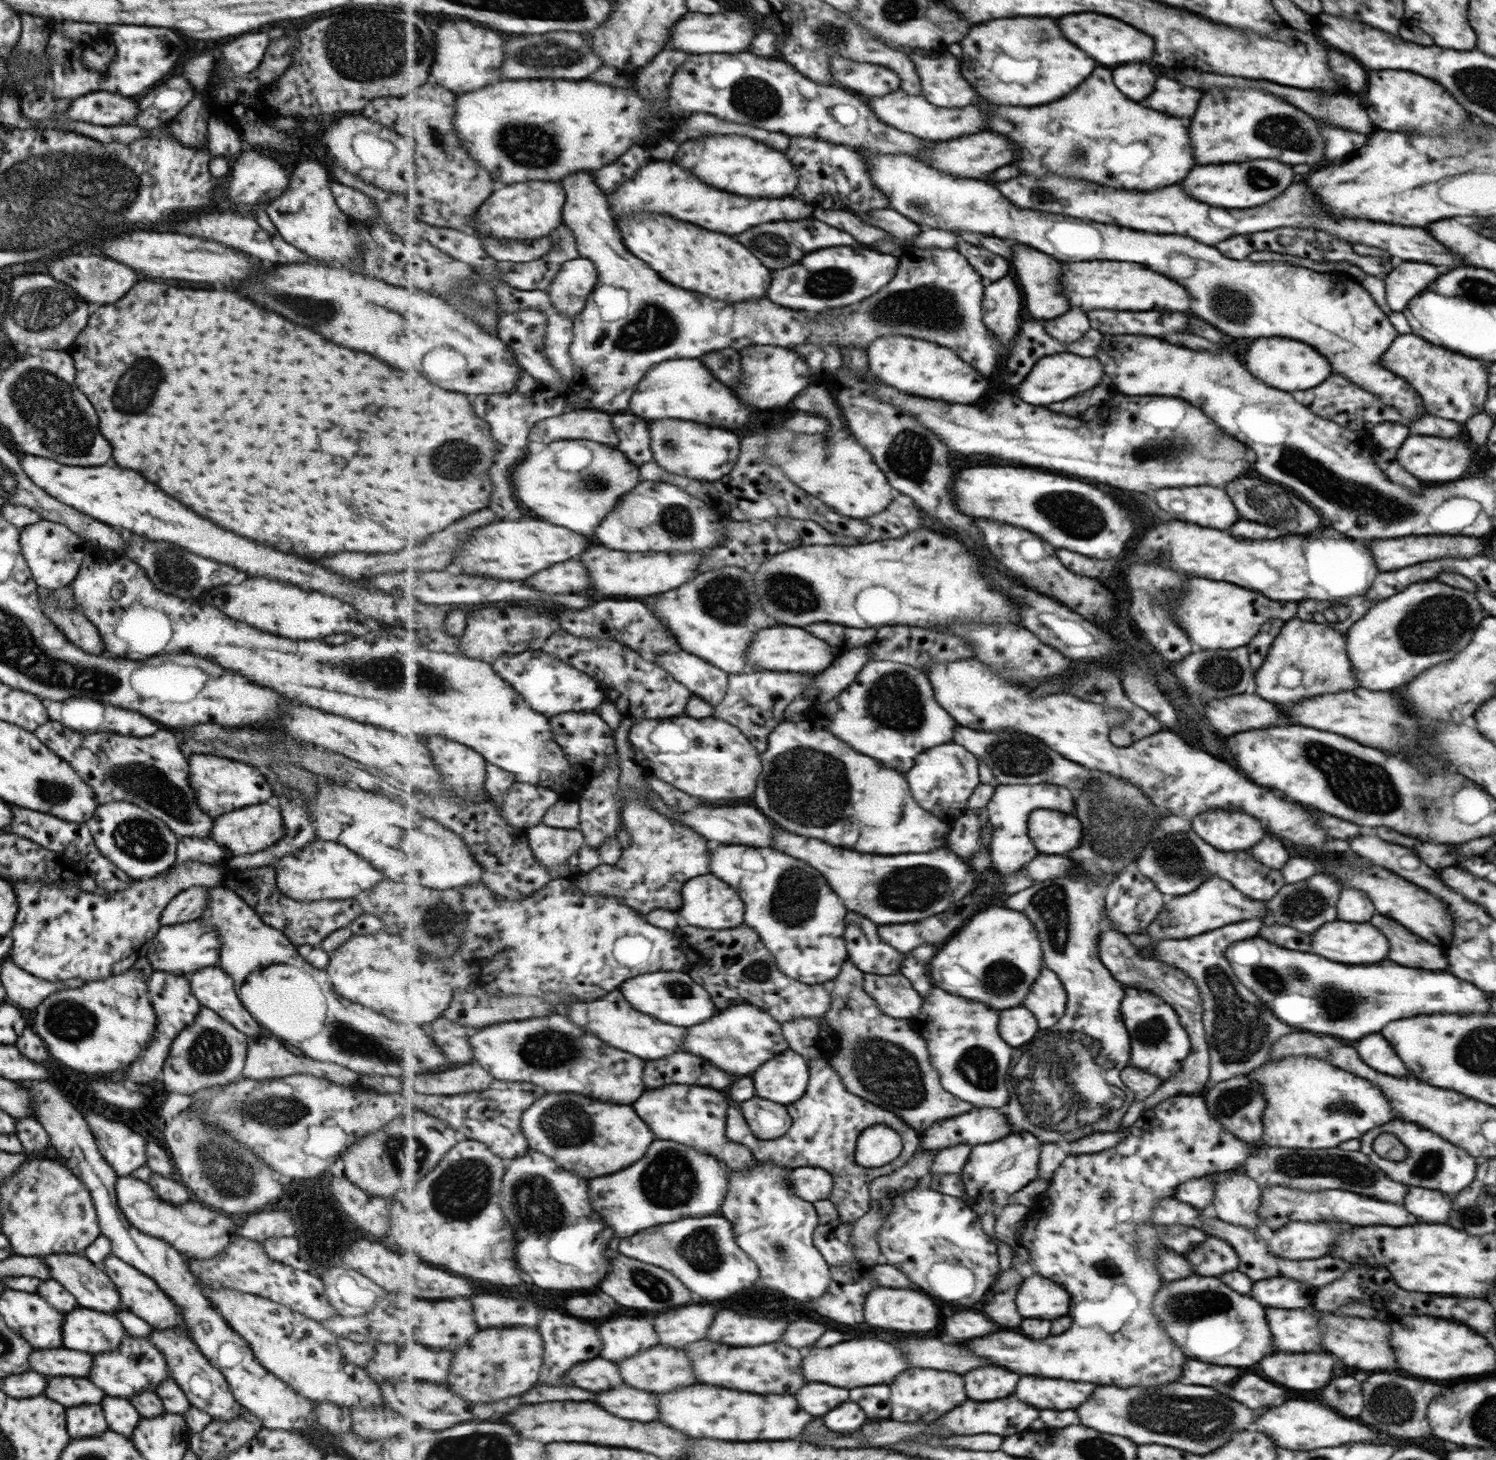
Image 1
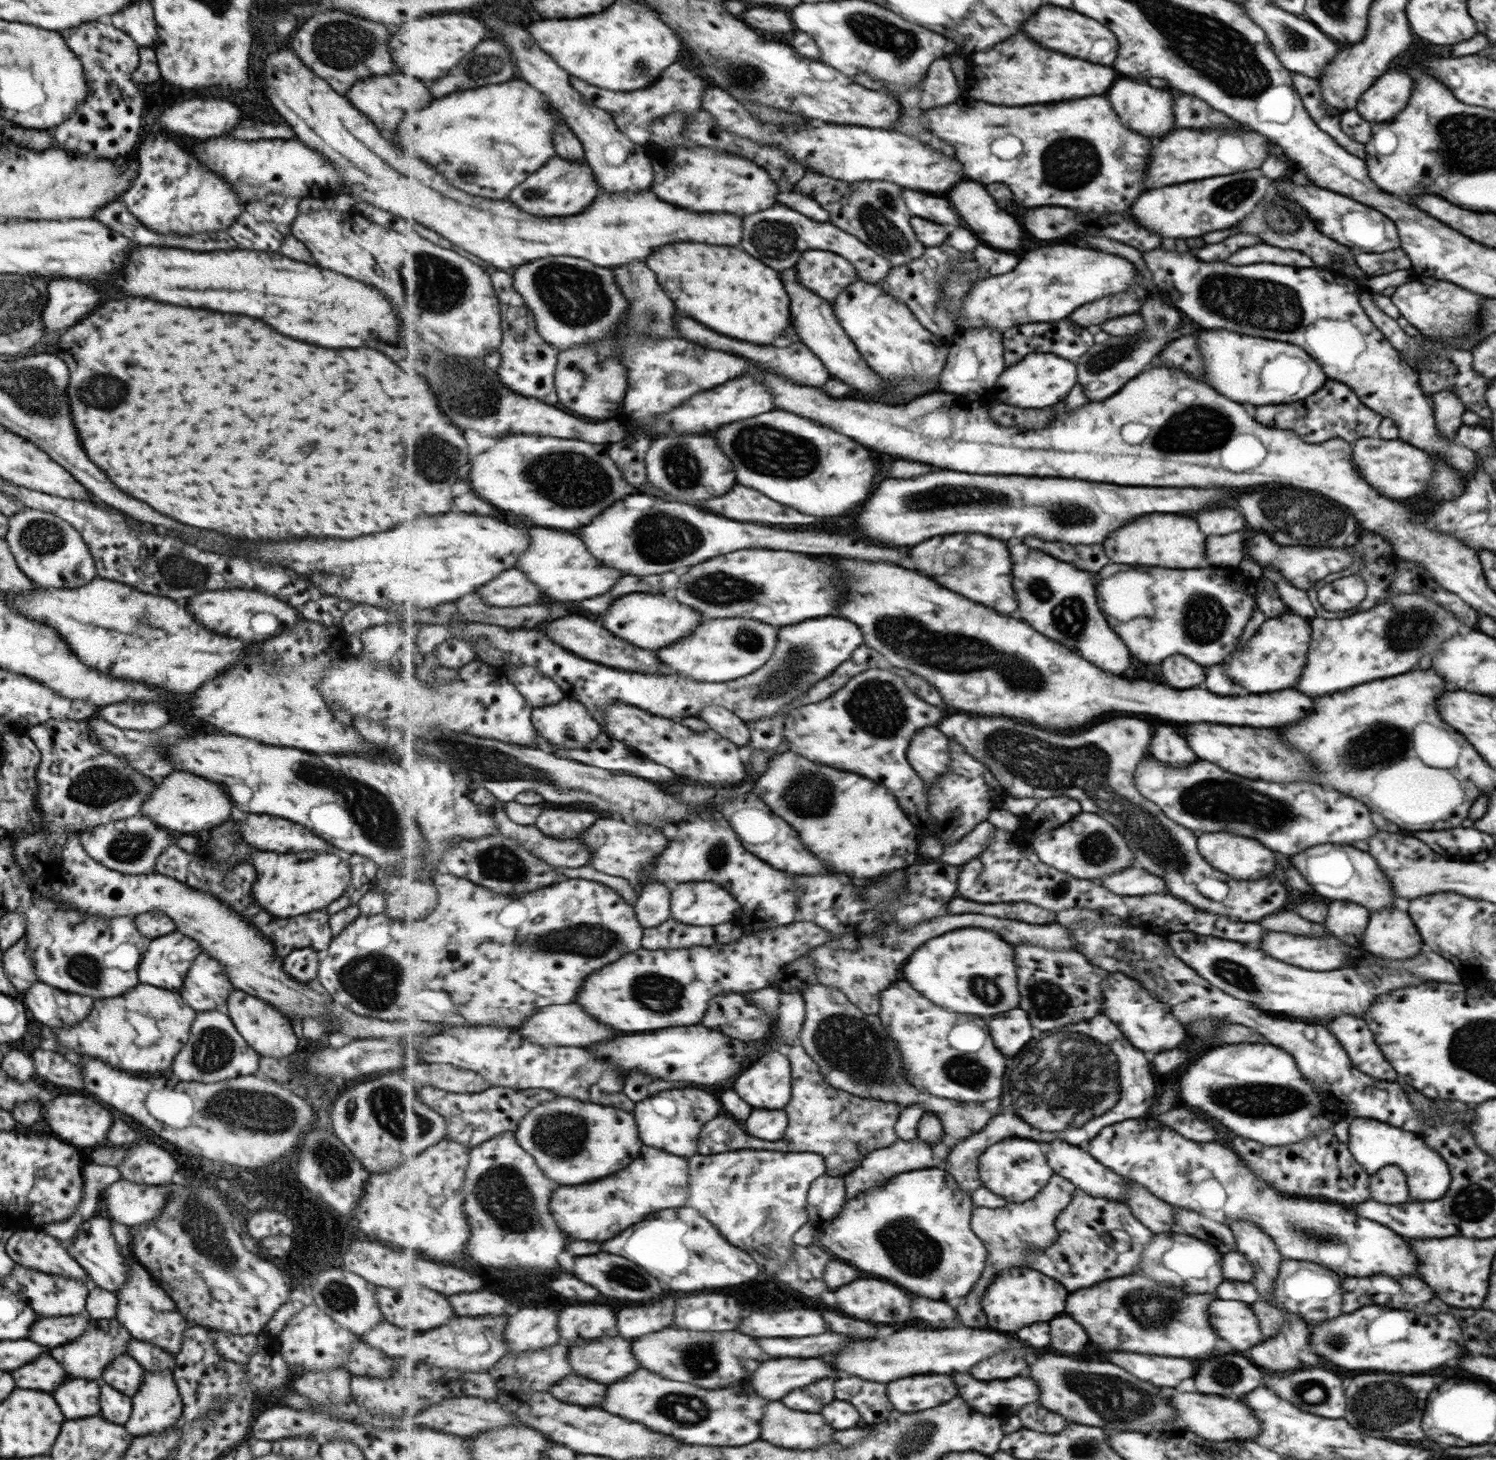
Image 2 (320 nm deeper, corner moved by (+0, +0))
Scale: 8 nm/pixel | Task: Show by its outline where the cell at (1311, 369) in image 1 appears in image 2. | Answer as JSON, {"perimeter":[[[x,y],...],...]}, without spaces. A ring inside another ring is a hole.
{"perimeter":[[[1201,330],[1194,334],[1201,340],[1205,352],[1203,382],[1237,404],[1287,404],[1315,394],[1326,381],[1321,367],[1304,349],[1288,342],[1265,340],[1256,336],[1241,336],[1227,330]]]}

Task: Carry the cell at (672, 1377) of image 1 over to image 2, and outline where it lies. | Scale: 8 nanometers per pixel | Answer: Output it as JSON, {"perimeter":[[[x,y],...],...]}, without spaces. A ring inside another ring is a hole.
{"perimeter":[[[625,1337],[583,1340],[569,1347],[573,1370],[601,1384],[613,1384],[642,1368],[633,1354],[632,1342]]]}

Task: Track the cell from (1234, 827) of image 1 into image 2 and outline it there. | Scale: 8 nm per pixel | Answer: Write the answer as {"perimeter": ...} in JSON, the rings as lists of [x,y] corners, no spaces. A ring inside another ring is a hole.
{"perimeter":[[[1205,832],[1196,837],[1196,849],[1201,852],[1209,866],[1213,866],[1219,872],[1225,872],[1235,880],[1257,880],[1259,876],[1269,874],[1275,862],[1273,852],[1265,848],[1260,841],[1229,832]]]}

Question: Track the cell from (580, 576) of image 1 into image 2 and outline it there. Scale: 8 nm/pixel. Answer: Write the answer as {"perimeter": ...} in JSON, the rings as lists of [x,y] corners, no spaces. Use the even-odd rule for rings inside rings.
{"perimeter":[[[509,570],[497,576],[493,584],[485,584],[485,588],[477,590],[485,604],[489,606],[527,606],[537,604],[541,600],[539,588],[527,580],[527,576],[521,570]]]}

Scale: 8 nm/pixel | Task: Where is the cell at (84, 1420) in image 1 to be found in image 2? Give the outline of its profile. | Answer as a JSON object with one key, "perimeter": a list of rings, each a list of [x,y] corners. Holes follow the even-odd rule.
{"perimeter":[[[67,1378],[55,1392],[51,1394],[65,1418],[85,1418],[100,1414],[97,1404],[99,1386],[93,1380],[81,1380],[81,1378]]]}

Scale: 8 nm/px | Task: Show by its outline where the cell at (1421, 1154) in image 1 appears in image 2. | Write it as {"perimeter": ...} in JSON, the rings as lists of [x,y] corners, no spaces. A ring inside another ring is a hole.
{"perimeter":[[[1351,1117],[1348,1122],[1347,1146],[1369,1177],[1388,1165],[1395,1165],[1403,1170],[1403,1174],[1408,1178],[1408,1192],[1413,1201],[1440,1199],[1452,1182],[1451,1170],[1440,1153],[1430,1148],[1414,1133],[1383,1121]]]}

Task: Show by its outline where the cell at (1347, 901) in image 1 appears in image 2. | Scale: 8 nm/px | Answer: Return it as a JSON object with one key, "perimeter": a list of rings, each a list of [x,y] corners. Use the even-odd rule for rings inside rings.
{"perimeter":[[[1332,901],[1329,904],[1331,908],[1327,910],[1325,918],[1327,930],[1331,930],[1331,934],[1339,940],[1345,940],[1345,944],[1355,946],[1363,936],[1369,911],[1364,905],[1349,901]]]}

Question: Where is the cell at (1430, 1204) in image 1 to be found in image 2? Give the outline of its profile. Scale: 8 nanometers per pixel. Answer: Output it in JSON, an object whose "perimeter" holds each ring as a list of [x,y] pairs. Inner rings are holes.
{"perimeter":[[[1388,1165],[1370,1177],[1371,1198],[1381,1204],[1401,1204],[1413,1201],[1408,1192],[1408,1178],[1398,1166]]]}

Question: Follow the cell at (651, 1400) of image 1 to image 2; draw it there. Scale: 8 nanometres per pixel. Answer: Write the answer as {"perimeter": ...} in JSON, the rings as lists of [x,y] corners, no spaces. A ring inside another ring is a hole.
{"perimeter":[[[567,1376],[562,1378],[561,1384],[551,1388],[553,1396],[561,1396],[561,1400],[569,1404],[581,1404],[581,1406],[601,1406],[601,1402],[607,1396],[607,1386],[593,1382],[589,1378],[581,1376]]]}

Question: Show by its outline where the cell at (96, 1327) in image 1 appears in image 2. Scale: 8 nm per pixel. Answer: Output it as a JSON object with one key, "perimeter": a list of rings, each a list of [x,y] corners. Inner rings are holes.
{"perimeter":[[[67,1316],[67,1318],[37,1318],[33,1322],[33,1328],[29,1328],[27,1340],[53,1348],[59,1344],[65,1344],[67,1340],[79,1336],[87,1324],[91,1322],[89,1316]]]}

